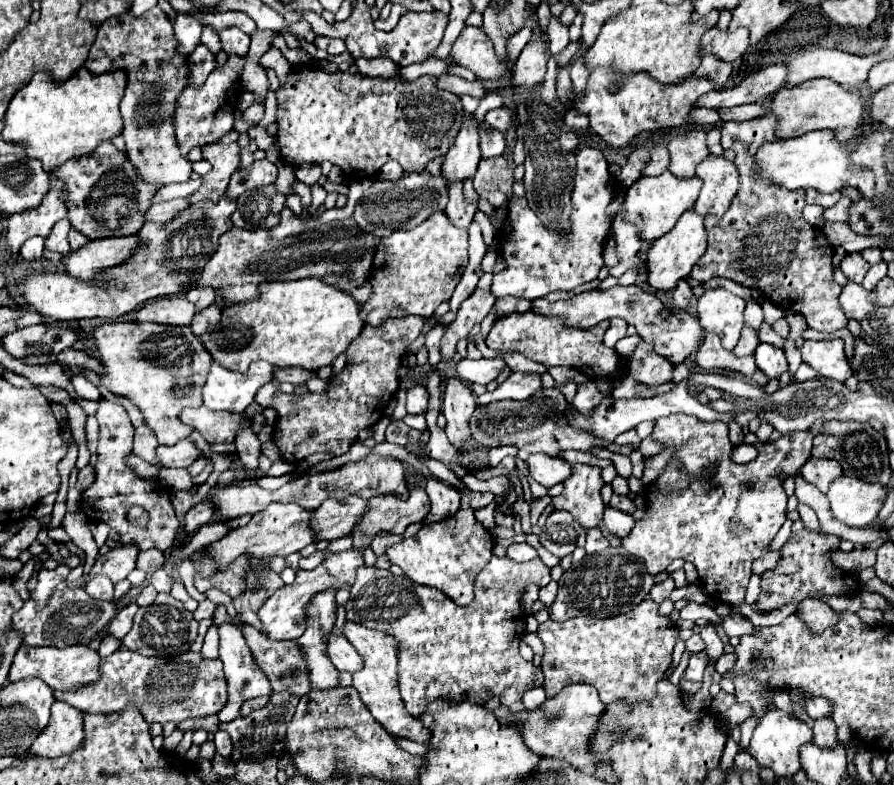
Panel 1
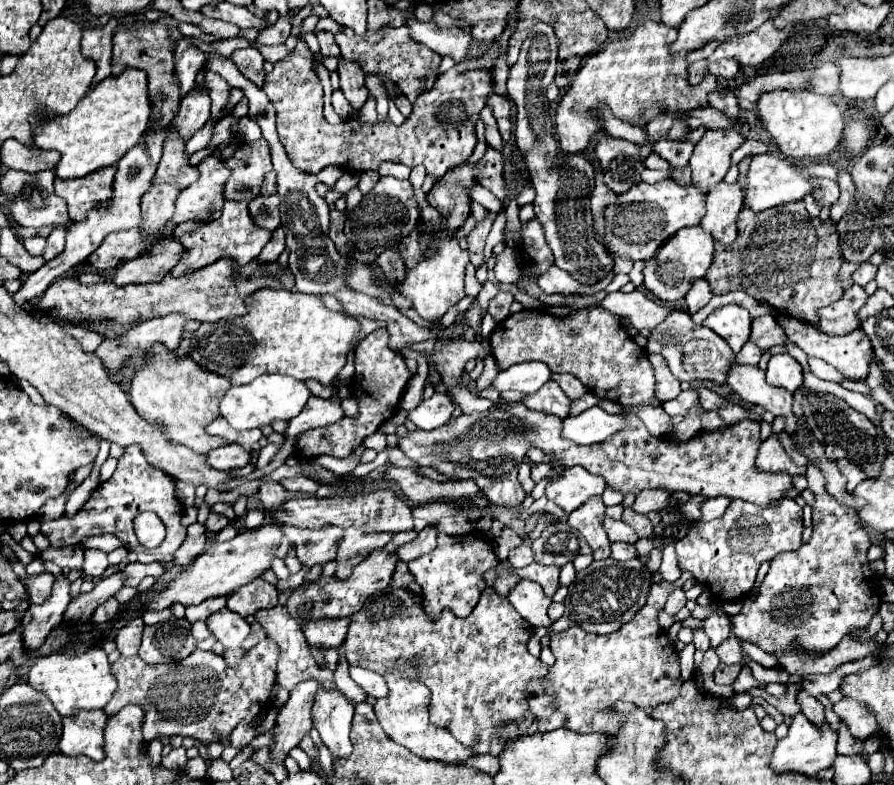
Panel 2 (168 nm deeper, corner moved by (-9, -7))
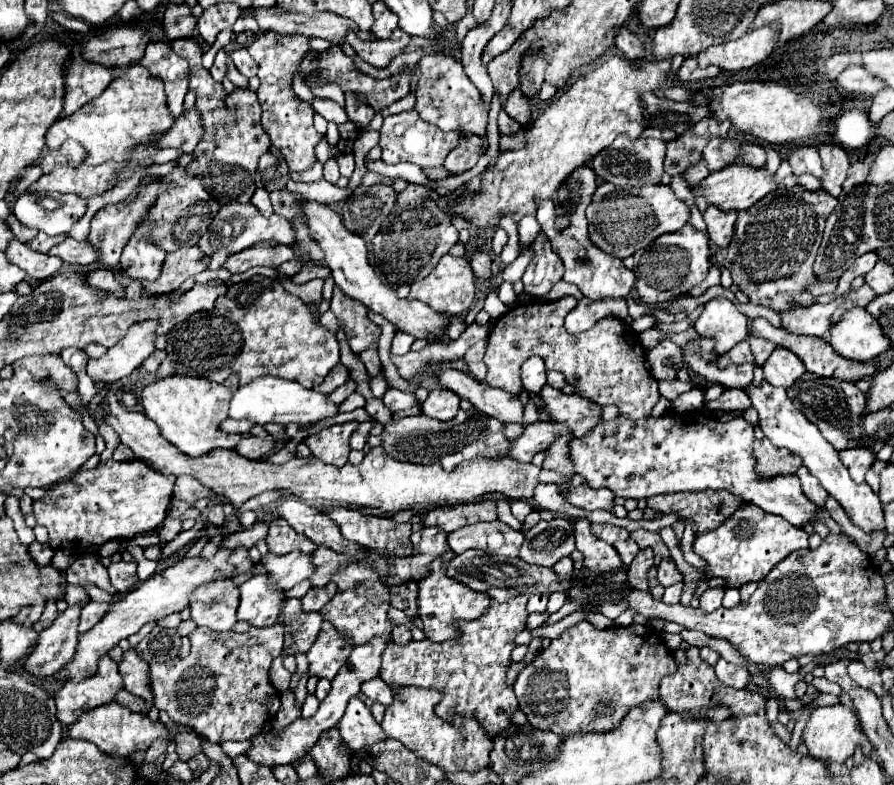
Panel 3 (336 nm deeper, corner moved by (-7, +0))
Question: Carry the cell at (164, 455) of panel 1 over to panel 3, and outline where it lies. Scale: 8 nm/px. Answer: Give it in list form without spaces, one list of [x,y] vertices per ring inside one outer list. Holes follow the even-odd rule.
[[[268,435],[266,439],[258,439],[258,437],[246,437],[246,439],[242,439],[236,447],[234,447],[234,451],[238,453],[238,455],[242,455],[242,457],[248,457],[248,459],[262,459],[262,457],[266,457],[270,451],[272,451],[272,447],[276,445],[276,441]]]

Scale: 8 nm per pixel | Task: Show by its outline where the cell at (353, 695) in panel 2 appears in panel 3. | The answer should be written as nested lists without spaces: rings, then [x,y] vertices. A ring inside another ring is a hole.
[[[358,695],[350,699],[348,709],[338,725],[342,725],[342,737],[352,751],[358,751],[358,747],[370,745],[372,739],[378,741],[386,737],[382,727],[374,721],[370,709],[362,703]]]

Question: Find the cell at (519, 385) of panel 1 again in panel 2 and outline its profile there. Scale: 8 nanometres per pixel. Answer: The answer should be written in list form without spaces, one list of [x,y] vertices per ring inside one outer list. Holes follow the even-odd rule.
[[[548,380],[536,394],[526,396],[522,400],[522,404],[528,406],[530,410],[552,414],[552,416],[558,416],[564,420],[570,414],[572,400],[562,392],[562,388],[554,380]]]

